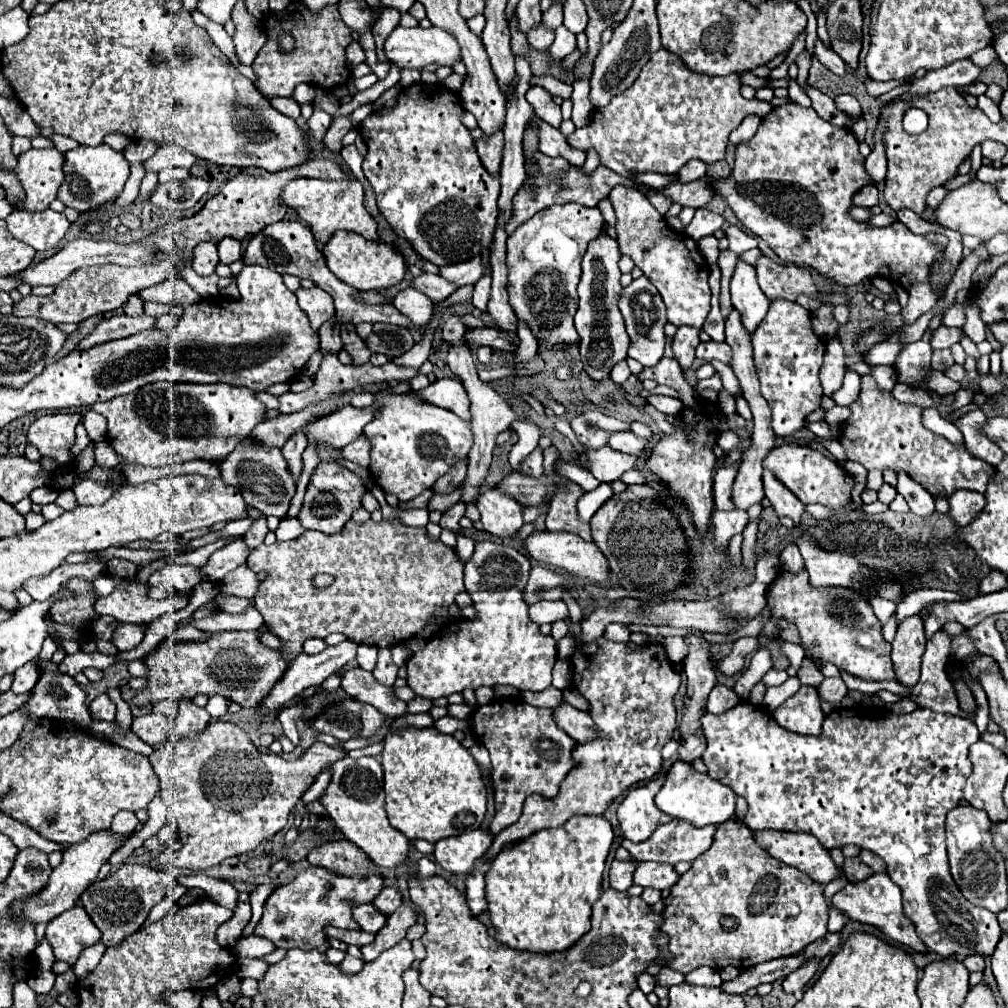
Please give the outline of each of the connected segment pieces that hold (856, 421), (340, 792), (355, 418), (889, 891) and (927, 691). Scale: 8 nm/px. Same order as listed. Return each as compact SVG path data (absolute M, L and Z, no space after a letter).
M870 375L862 377L860 395L854 403L850 403L850 411L852 411L852 415L842 423L838 441L846 449L848 459L864 465L866 469L882 469L882 471L892 469L896 473L906 473L916 483L920 483L932 497L950 497L954 491L960 491L960 489L984 493L988 481L996 475L996 467L992 467L986 461L982 461L982 459L974 457L972 453L968 453L964 443L954 445L946 437L936 435L930 429L926 429L922 425L922 413L924 413L922 407L900 403L892 397L891 391L881 390L876 385L874 377L870 377Z
M344 757L344 759L336 761L330 767L330 773L332 773L332 779L330 779L324 795L318 801L326 807L328 817L334 821L336 829L340 833L344 833L344 837L350 839L354 845L358 845L376 865L392 867L392 869L402 867L404 861L406 861L406 855L408 855L408 837L402 835L398 829L390 827L390 823L388 823L386 811L384 811L384 791L382 791L382 765L380 765L380 759L378 757L360 757L360 759Z
M350 405L328 417L324 415L308 427L308 441L318 441L334 449L342 449L362 433L366 423L374 419L376 409L376 405L364 409L356 409Z
M874 873L866 881L848 883L842 891L838 891L834 895L832 905L838 907L840 911L844 911L854 921L860 921L860 923L866 923L866 925L872 925L872 927L880 929L886 937L890 937L890 939L894 939L894 941L910 947L912 951L916 951L916 953L928 953L928 949L924 947L924 943L920 943L920 937L916 935L914 923L904 915L900 887L896 887L896 883L892 883L892 879L888 879L886 873Z
M938 631L926 645L926 653L922 657L922 675L920 681L912 687L910 699L916 701L920 707L932 711L970 719L972 715L966 715L966 711L958 705L956 689L952 681L948 681L948 675L944 671L948 657L950 657L950 635Z

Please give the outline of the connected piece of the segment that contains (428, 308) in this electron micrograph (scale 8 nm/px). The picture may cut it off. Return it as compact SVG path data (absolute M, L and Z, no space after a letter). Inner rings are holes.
M414 287L400 291L392 301L392 305L396 305L396 309L416 325L430 323L436 311L436 305L432 303L432 299Z

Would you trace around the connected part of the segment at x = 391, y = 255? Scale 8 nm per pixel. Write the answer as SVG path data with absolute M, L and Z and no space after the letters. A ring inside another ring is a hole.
M336 231L332 239L324 245L322 249L326 257L328 269L346 285L358 289L358 291L370 291L370 289L388 289L404 279L406 271L406 261L404 257L396 251L396 247L388 243L376 243L370 239L364 239L362 235L356 233L346 233L346 231Z

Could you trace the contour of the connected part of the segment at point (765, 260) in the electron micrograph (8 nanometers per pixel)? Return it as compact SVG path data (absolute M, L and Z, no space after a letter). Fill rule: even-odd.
M762 255L758 259L756 277L758 277L760 289L764 291L764 295L770 301L776 301L776 299L796 301L798 295L802 295L802 293L808 297L814 297L818 293L812 283L809 269L793 264L784 267L766 255Z

